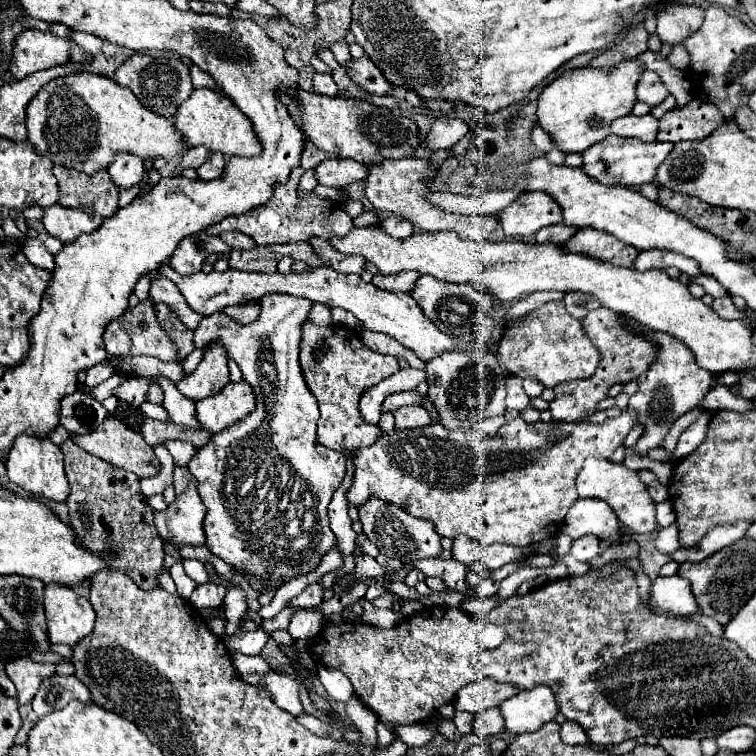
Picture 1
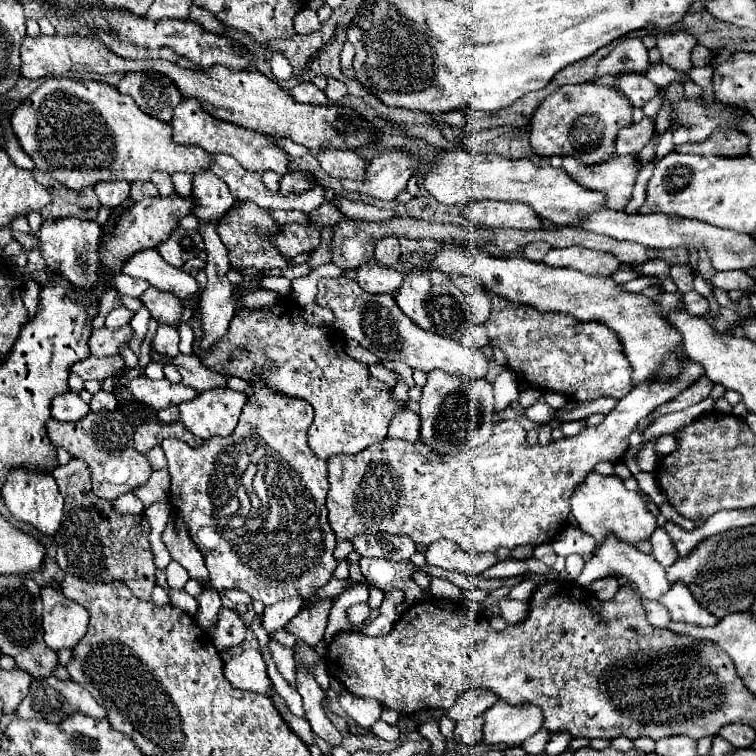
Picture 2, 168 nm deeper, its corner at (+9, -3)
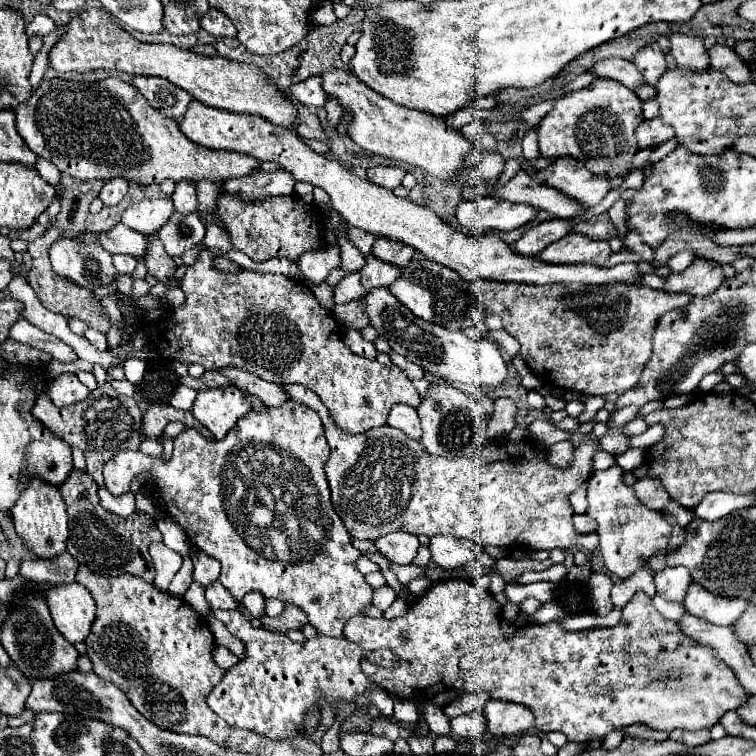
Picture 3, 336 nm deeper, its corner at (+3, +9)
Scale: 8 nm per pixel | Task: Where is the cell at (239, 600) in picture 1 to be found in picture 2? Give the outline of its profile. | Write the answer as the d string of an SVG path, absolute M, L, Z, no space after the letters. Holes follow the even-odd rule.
M222 648L220 654L224 660L224 674L234 688L256 692L262 696L270 696L274 692L266 662L259 651L248 649L238 656L232 656L226 648Z

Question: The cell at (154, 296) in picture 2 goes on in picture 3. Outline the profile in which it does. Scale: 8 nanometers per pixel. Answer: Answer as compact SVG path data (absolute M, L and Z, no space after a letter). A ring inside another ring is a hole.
M148 234L148 248L146 248L146 266L152 276L158 278L158 282L168 284L174 280L176 266L170 256L166 256L166 250L162 248L162 242L156 234Z

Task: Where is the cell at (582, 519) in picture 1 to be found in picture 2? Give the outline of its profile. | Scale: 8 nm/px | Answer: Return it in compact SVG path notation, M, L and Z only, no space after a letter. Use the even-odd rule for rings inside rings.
M614 534L606 536L604 542L596 548L596 552L594 552L592 558L586 562L582 574L576 578L576 582L578 582L580 586L588 588L594 580L600 580L600 578L604 578L604 576L608 576L608 574L612 574L612 572L618 574L618 576L624 576L624 578L626 578L644 598L648 598L648 600L660 598L660 596L670 588L670 580L666 578L666 570L656 562L656 558L654 558L652 554L640 552L638 548L634 548L634 546L630 546L630 544L622 542L622 540L618 540Z

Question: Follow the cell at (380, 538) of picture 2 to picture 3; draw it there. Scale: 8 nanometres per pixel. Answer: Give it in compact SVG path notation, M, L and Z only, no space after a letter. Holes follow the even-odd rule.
M392 532L392 534L386 534L386 536L378 538L376 546L390 562L394 562L394 564L412 564L420 542L414 534Z

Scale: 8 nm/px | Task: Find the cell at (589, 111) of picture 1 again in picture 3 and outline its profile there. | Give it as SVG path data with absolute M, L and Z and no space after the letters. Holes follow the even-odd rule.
M594 78L588 88L562 96L554 110L542 118L538 126L540 156L572 156L596 176L626 176L638 152L634 130L642 120L642 100L630 88L614 80Z

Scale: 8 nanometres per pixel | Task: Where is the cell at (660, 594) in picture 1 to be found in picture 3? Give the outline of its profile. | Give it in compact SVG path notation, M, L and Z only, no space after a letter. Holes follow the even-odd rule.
M698 582L690 584L690 594L686 594L684 608L710 624L716 626L730 626L738 616L746 610L748 600L726 600L722 596L714 596L706 592Z

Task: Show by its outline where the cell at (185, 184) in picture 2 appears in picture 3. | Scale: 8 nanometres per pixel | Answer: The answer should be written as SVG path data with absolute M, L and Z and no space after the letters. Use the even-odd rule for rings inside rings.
M186 180L178 182L176 190L172 194L172 202L174 202L174 208L180 214L196 212L198 210L198 200L196 200L196 186L194 186L194 182L186 182Z

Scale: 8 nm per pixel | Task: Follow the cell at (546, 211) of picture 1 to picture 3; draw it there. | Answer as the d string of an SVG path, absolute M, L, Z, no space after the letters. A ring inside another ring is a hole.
M492 196L478 200L464 200L456 208L456 220L460 228L472 230L476 234L486 234L492 230L510 232L536 216L536 208L526 204L514 204L506 200L494 200Z

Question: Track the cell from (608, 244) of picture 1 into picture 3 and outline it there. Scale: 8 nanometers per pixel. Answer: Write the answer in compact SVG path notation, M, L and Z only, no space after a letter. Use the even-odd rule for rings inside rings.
M568 234L540 252L540 260L546 264L596 264L602 266L610 258L612 250L606 240L596 240L584 234Z

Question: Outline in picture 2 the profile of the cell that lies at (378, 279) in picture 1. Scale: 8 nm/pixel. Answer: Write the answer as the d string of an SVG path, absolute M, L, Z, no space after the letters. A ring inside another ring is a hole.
M364 264L356 272L356 282L362 290L372 294L394 294L404 280L404 272L382 264Z

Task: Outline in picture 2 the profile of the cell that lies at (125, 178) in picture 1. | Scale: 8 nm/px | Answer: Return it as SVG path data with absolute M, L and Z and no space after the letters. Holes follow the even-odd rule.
M122 180L122 182L100 182L94 186L96 190L96 196L100 200L102 206L108 206L108 208L116 208L120 206L128 196L130 196L130 182Z

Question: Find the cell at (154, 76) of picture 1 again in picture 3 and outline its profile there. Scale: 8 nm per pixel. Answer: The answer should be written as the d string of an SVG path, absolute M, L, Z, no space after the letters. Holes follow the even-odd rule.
M136 76L134 86L148 102L152 102L156 110L160 110L164 116L170 116L174 120L182 120L182 116L188 110L188 104L194 100L182 88L154 76L144 76L144 78Z

